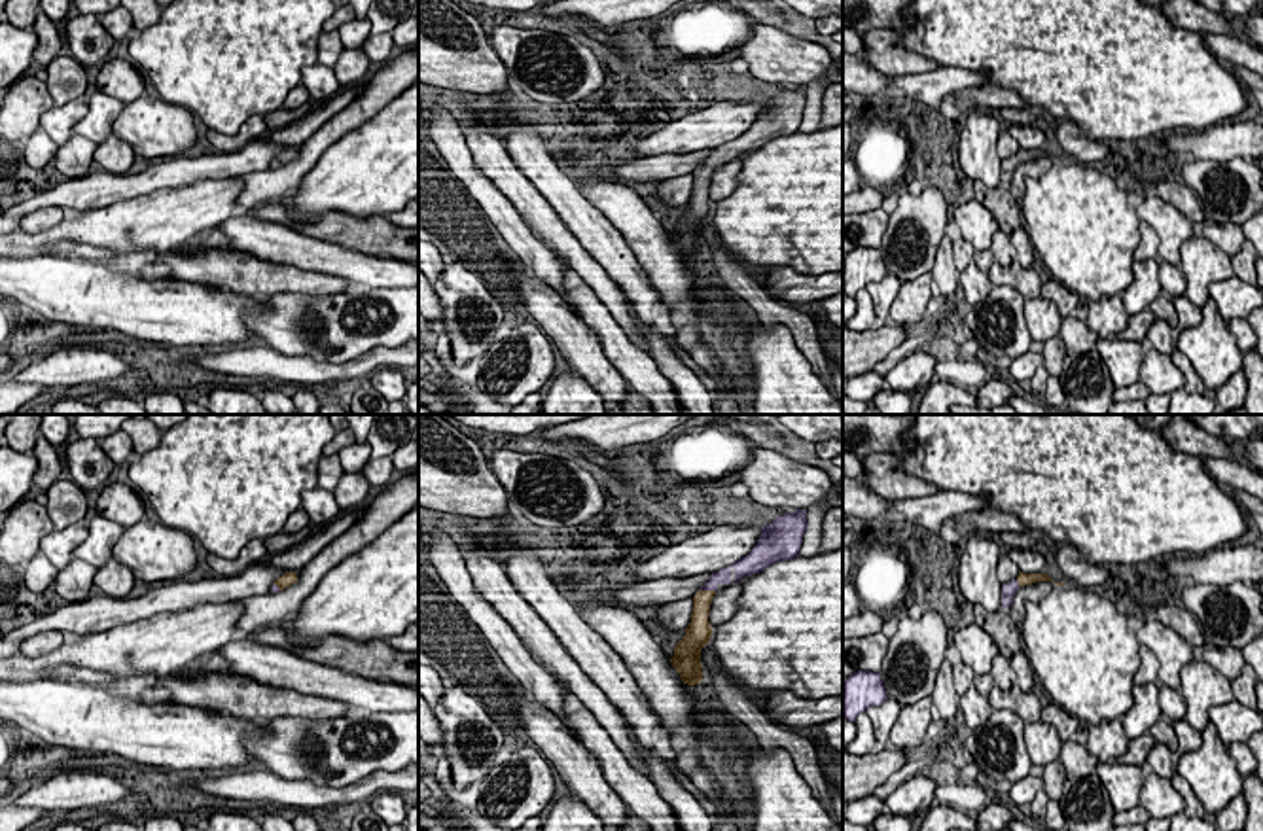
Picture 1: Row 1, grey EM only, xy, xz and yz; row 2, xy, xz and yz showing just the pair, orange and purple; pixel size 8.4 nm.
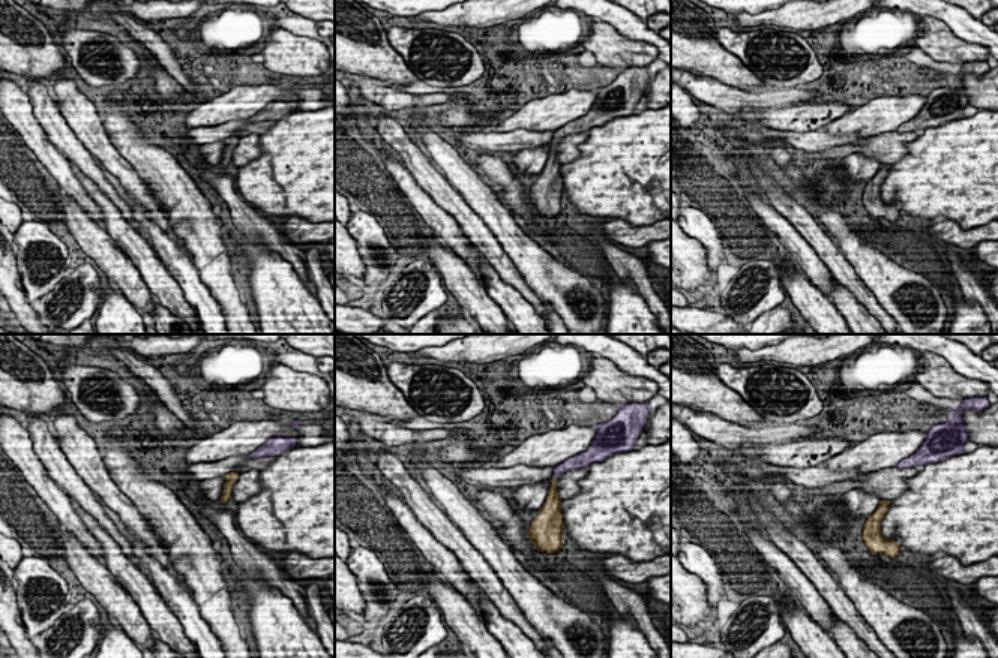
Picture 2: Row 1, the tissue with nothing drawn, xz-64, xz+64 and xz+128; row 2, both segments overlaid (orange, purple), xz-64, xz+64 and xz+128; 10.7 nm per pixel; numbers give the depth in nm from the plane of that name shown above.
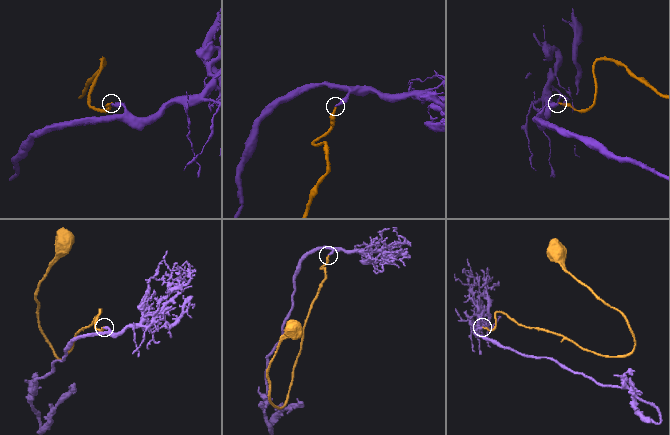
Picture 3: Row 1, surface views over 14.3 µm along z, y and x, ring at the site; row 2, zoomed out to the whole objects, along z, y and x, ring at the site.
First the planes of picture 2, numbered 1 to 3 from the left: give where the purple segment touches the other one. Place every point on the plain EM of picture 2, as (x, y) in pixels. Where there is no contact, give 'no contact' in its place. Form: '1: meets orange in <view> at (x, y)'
1: no contact
2: no contact
3: no contact

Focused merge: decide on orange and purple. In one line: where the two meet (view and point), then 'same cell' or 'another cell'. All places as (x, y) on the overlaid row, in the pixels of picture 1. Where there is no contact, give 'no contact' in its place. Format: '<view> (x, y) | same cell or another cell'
xz (709, 591) | same cell

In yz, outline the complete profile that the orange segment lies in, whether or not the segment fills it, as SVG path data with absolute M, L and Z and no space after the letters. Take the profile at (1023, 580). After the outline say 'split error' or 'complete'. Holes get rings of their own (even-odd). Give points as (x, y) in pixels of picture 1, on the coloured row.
M1019 572L1019 575L1013 581L1002 585L1002 608L1007 610L1011 606L1013 596L1019 587L1032 585L1038 581L1053 581L1053 579L1047 574L1023 574L1023 572Z; split error

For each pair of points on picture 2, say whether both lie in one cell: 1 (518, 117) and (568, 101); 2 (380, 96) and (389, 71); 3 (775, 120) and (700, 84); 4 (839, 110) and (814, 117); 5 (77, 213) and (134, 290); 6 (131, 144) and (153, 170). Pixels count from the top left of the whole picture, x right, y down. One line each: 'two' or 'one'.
1: one
2: two
3: two
4: one
5: one
6: one

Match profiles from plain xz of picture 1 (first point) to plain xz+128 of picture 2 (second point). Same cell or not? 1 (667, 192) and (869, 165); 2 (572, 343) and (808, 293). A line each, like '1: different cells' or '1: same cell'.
1: same cell
2: same cell

